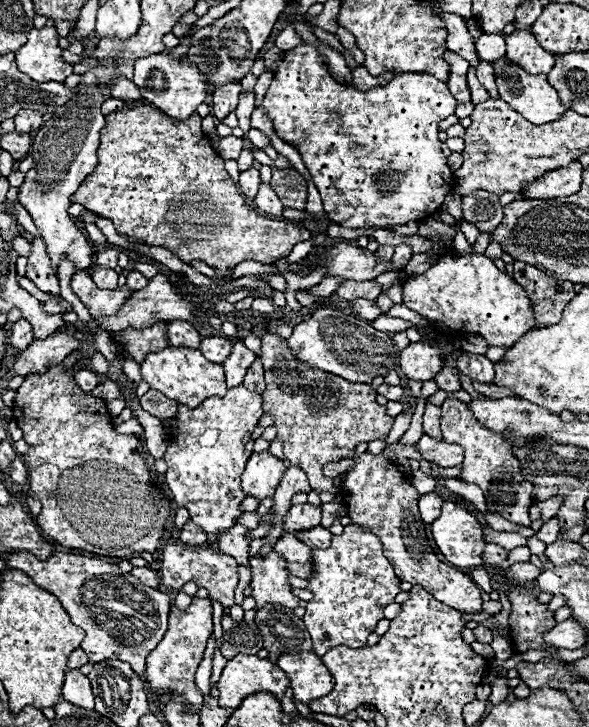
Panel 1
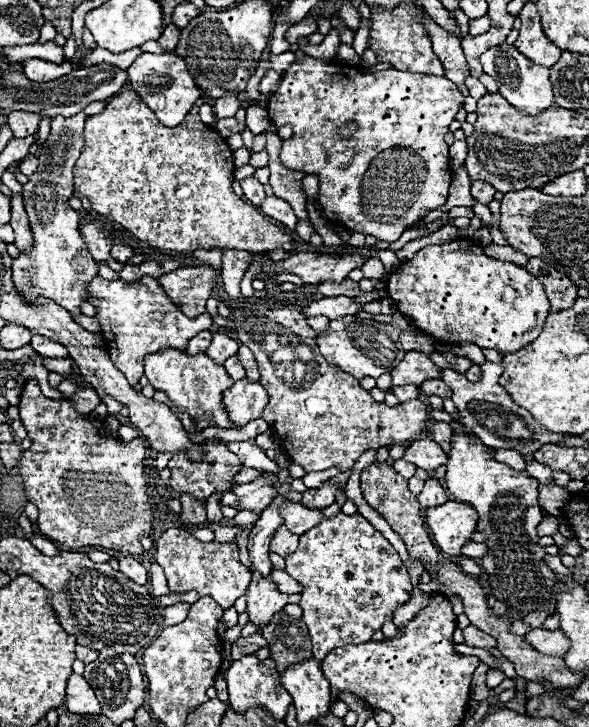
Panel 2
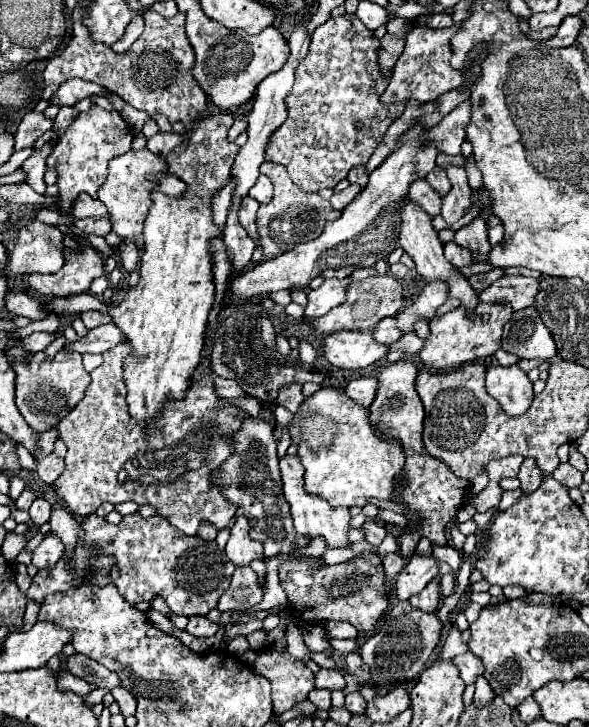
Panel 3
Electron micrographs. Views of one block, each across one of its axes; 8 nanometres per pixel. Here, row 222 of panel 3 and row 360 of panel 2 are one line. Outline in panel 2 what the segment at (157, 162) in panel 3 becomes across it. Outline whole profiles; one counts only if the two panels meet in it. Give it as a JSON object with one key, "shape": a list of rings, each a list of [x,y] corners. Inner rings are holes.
{"shape":[[[96,276],[90,284],[88,284],[88,302],[96,306],[98,314],[98,322],[100,322],[100,330],[102,334],[108,338],[108,354],[110,354],[110,360],[114,362],[114,366],[128,378],[130,384],[136,384],[140,378],[142,378],[142,372],[144,372],[144,356],[150,354],[150,352],[158,352],[162,348],[176,348],[176,350],[184,350],[186,348],[186,342],[202,332],[202,330],[208,330],[210,324],[212,324],[212,318],[208,314],[202,314],[200,318],[186,318],[172,302],[170,298],[164,294],[162,286],[158,284],[156,278],[142,278],[140,282],[124,282],[124,280],[104,280],[100,276]]]}

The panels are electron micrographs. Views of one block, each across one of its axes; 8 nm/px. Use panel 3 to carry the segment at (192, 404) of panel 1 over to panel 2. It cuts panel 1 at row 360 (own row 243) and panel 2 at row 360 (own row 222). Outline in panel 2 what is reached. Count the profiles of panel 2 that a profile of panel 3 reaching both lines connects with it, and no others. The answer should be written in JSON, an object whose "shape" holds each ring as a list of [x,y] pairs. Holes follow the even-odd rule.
{"shape":[[[164,348],[154,354],[148,354],[144,358],[144,364],[146,364],[144,376],[148,378],[150,386],[166,392],[168,398],[174,402],[174,406],[180,412],[188,412],[192,418],[198,418],[202,414],[210,414],[218,428],[230,428],[226,410],[222,408],[222,392],[226,388],[230,388],[234,382],[226,374],[222,364],[216,364],[206,354],[190,356],[182,350],[172,350],[172,348]]]}

